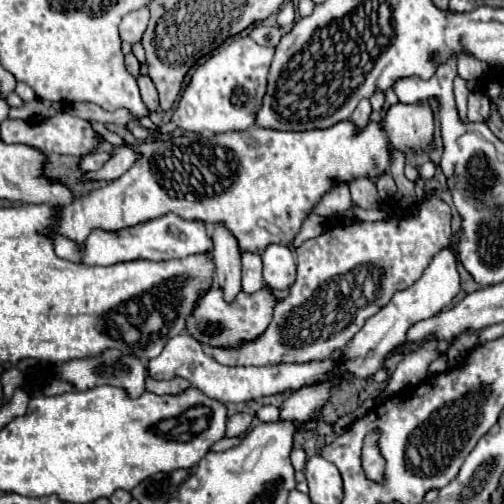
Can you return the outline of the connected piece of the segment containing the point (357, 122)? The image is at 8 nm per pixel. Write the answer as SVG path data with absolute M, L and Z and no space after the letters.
M362 100L360 104L358 104L358 108L356 108L356 112L350 116L350 122L354 124L354 126L368 126L368 122L370 122L370 114L372 114L372 108L370 108L370 102L368 100Z

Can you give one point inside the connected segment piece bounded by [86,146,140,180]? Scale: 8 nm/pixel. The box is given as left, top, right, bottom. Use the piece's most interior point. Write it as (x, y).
(122, 159)

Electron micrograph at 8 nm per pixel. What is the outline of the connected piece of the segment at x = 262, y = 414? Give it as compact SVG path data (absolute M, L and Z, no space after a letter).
M262 406L256 412L256 418L260 418L262 422L274 422L274 420L278 420L278 414L280 414L280 410L276 406Z

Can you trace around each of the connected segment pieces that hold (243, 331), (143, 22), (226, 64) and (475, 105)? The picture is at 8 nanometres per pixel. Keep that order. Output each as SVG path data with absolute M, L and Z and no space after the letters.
M214 284L202 294L196 310L186 318L186 332L194 340L198 340L200 344L206 344L210 348L242 346L244 342L256 340L268 328L276 302L278 302L278 298L274 296L272 290L268 290L268 286L264 286L256 294L246 294L244 290L240 290L240 294L236 294L236 298L232 302L226 302L224 290L220 290L220 286Z
M138 8L134 12L128 12L120 22L120 38L124 42L140 42L146 26L148 26L148 8Z
M248 36L236 38L234 42L216 50L202 66L196 68L168 128L212 134L250 128L254 124L254 114L262 104L262 96L266 94L266 76L272 58L274 48L260 46Z
M480 90L470 92L470 96L468 96L468 118L472 122L486 122L488 112L490 112L488 96L484 92L480 92Z

